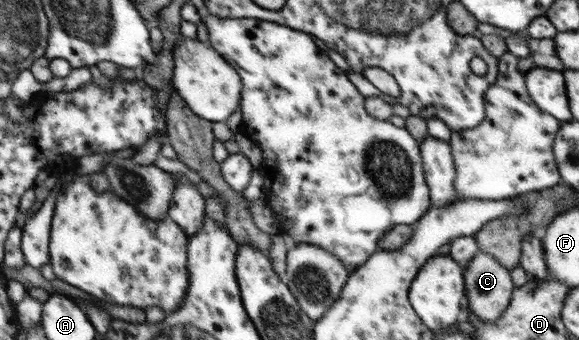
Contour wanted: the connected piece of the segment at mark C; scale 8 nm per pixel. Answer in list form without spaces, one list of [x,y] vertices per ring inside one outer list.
[[[477,249],[475,256],[471,257],[469,267],[464,269],[464,282],[466,295],[469,296],[468,303],[464,304],[466,310],[473,310],[472,314],[481,323],[495,323],[503,314],[503,310],[509,306],[512,292],[516,287],[513,284],[510,270],[501,265],[491,254]]]

